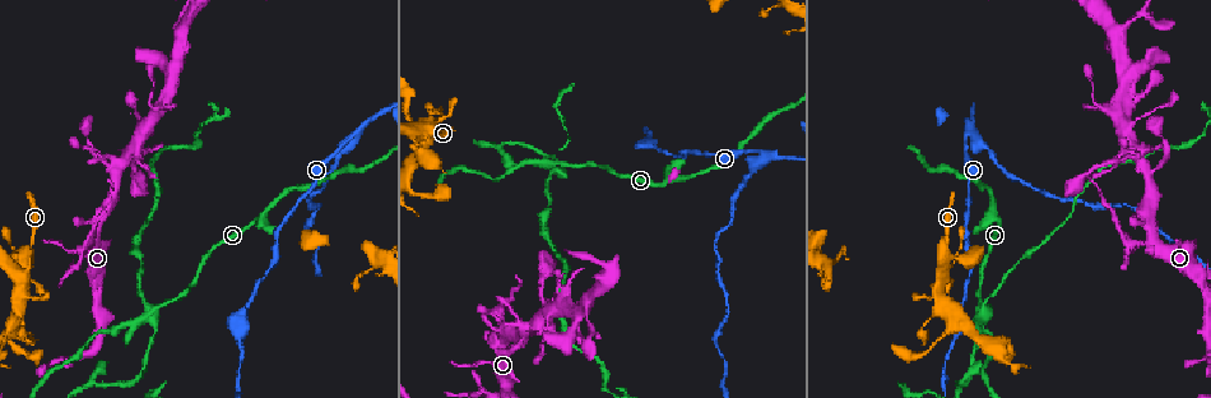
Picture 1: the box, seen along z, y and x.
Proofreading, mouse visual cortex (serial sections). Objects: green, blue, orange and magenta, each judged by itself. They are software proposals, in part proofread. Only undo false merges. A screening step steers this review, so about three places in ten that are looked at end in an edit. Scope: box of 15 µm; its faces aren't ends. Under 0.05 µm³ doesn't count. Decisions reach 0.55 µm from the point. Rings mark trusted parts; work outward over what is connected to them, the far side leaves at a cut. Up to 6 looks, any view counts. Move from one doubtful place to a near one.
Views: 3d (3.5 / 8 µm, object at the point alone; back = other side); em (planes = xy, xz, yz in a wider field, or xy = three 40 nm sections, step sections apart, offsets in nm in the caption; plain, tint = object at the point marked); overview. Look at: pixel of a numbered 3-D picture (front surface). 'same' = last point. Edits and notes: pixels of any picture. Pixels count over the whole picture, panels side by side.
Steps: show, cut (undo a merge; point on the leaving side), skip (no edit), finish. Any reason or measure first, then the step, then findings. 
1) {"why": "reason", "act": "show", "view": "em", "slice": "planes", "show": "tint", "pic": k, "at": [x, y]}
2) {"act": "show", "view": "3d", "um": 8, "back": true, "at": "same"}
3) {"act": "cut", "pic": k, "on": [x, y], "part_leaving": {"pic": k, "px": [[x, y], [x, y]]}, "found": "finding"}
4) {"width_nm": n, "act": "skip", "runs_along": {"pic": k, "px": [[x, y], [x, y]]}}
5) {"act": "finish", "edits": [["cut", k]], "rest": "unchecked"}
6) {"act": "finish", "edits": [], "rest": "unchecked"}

{"act": "show", "view": "3d", "um": 3.5, "back": true, "pic": 1, "at": [356, 134]}

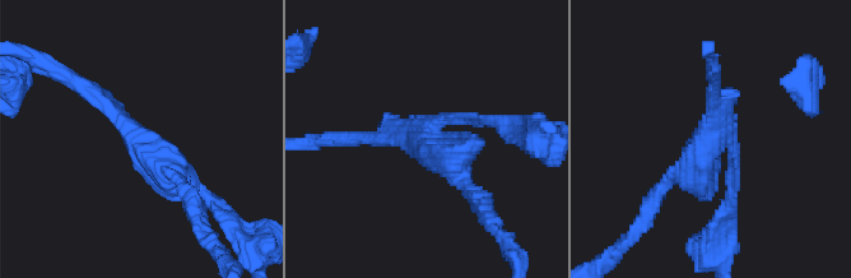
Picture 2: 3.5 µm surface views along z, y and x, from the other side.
{"arms": 3, "arm_widths_nm": [150, 200, 300], "why": "shape alone is not enough", "act": "show", "view": "em", "slice": "xy", "step": 2, "show": "tint", "pic": 2, "at": [714, 142]}

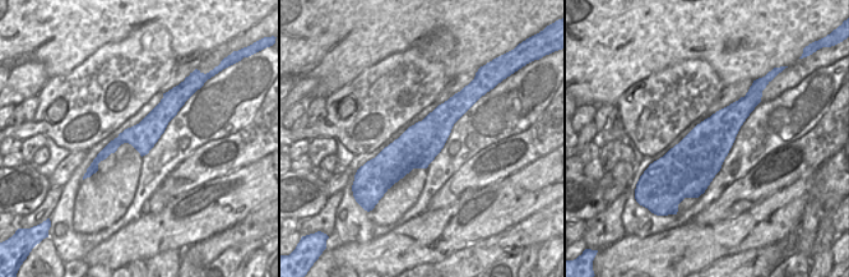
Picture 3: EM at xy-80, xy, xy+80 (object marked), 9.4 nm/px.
{"act": "cut", "pic": 2, "on": [149, 176], "part_leaving": {"pic": 2, "px": [[722, 142], [673, 174], [643, 217]]}, "found": "two cells meet here"}

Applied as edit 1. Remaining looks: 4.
{"why": "see it whole again", "act": "show", "view": "overview"}

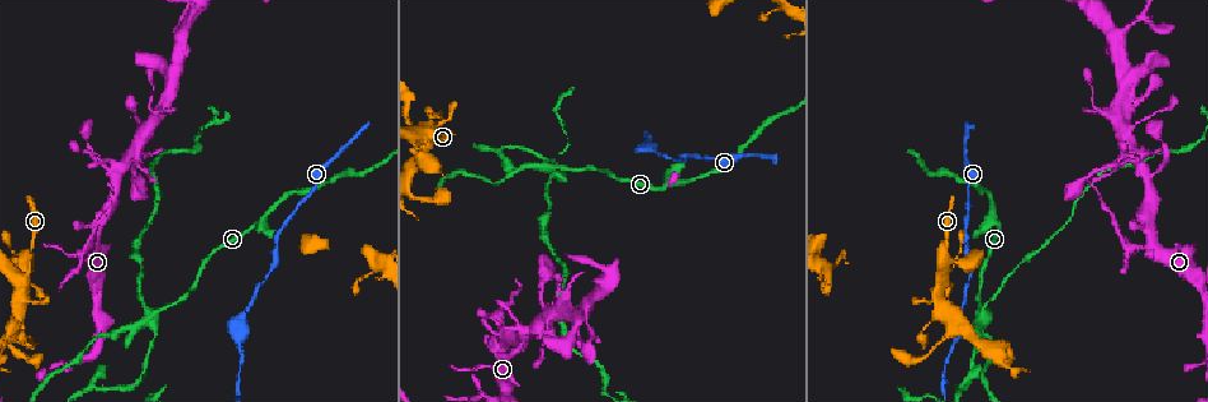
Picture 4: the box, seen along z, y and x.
{"why": "a fork", "act": "show", "view": "em", "slice": "xy", "step": 1, "show": "tint", "pic": 4, "at": [261, 219]}

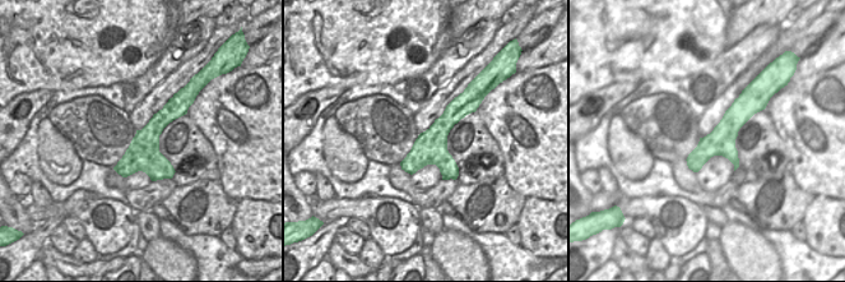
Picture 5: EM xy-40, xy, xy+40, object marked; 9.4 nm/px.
{"act": "show", "view": "3d", "um": 3.5, "at": "same"}

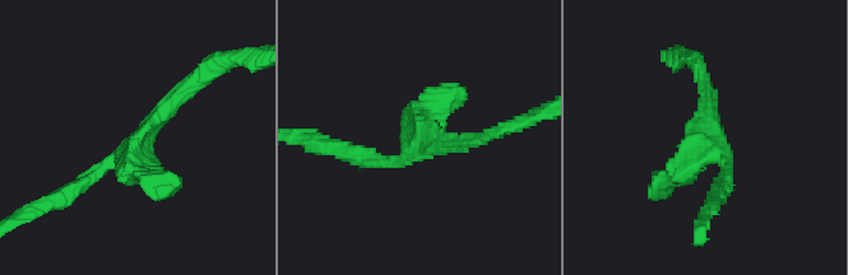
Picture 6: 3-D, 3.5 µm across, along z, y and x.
{"act": "skip", "runs_along": {"pic": 5, "px": [[184, 106], [175, 107], [119, 169]]}, "found": "continuous, no second cell"}

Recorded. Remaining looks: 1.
{"act": "finish", "edits": [["cut", 2]], "rest": "unchecked"}

